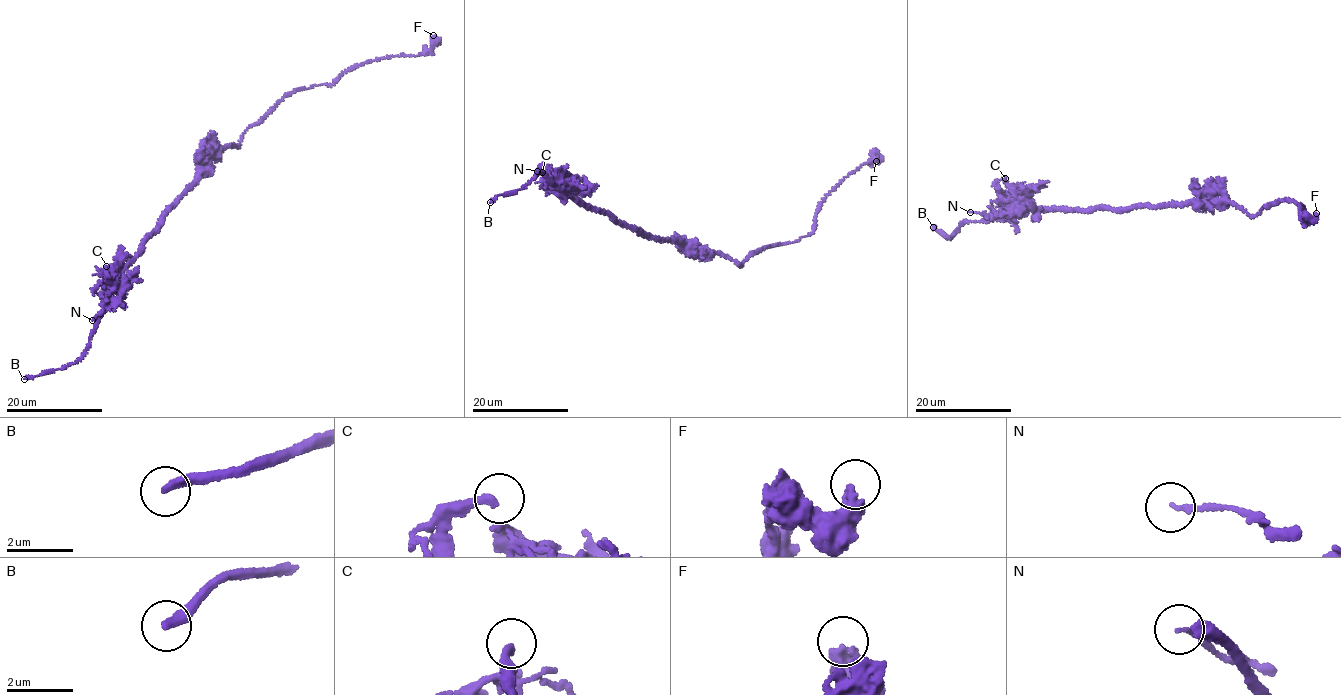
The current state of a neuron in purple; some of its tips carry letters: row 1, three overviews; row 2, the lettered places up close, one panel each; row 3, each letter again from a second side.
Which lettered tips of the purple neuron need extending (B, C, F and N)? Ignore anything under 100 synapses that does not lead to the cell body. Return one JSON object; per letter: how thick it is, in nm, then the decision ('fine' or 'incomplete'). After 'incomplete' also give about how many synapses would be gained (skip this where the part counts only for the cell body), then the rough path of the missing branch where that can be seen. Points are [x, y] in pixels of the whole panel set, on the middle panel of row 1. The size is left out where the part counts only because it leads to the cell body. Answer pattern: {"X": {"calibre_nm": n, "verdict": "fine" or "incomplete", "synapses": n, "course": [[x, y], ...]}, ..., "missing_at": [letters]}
{"B": {"calibre_nm": 280, "verdict": "incomplete"}, "C": {"calibre_nm": 170, "verdict": "fine"}, "F": {"calibre_nm": 440, "verdict": "fine"}, "N": {"calibre_nm": 130, "verdict": "fine"}, "missing_at": ["B"]}

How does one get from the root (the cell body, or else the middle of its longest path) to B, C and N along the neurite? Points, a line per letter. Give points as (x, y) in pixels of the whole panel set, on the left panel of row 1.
B: (194, 180), (167, 207), (158, 226), (119, 270), (80, 357), (24, 379)
C: (194, 180), (163, 212), (158, 226), (144, 237), (139, 250), (123, 266), (116, 285), (106, 272), (106, 266)
N: (194, 180), (167, 207), (158, 226), (144, 237), (139, 250), (123, 266), (105, 309), (92, 320)

